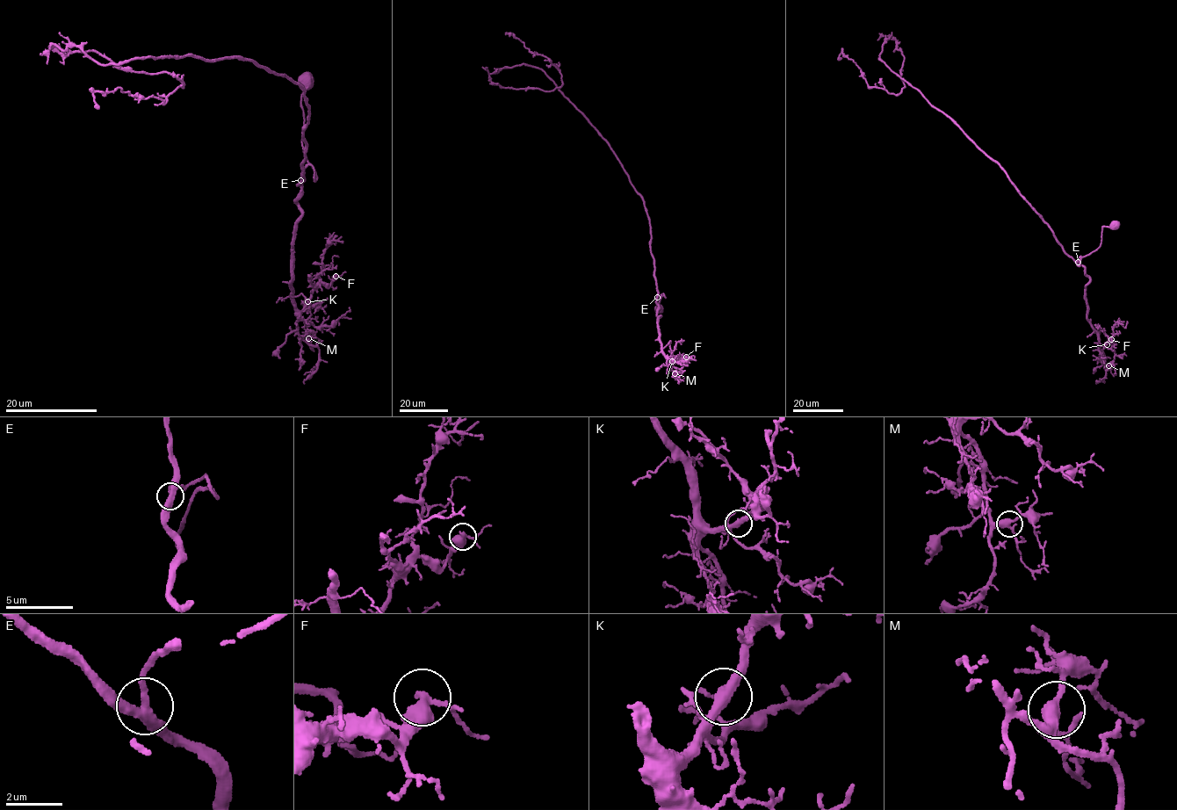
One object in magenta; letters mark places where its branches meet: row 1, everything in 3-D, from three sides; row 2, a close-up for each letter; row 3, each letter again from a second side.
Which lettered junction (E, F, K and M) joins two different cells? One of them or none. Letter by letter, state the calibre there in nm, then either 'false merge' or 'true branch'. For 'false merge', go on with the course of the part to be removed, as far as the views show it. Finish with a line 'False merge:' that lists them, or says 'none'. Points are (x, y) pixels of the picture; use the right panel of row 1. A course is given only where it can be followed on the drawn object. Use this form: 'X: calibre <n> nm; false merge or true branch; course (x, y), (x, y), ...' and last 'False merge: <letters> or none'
E: calibre 340 nm; true branch
F: calibre 320 nm; true branch
K: calibre 320 nm; true branch
M: calibre 340 nm; true branch
False merge: none

